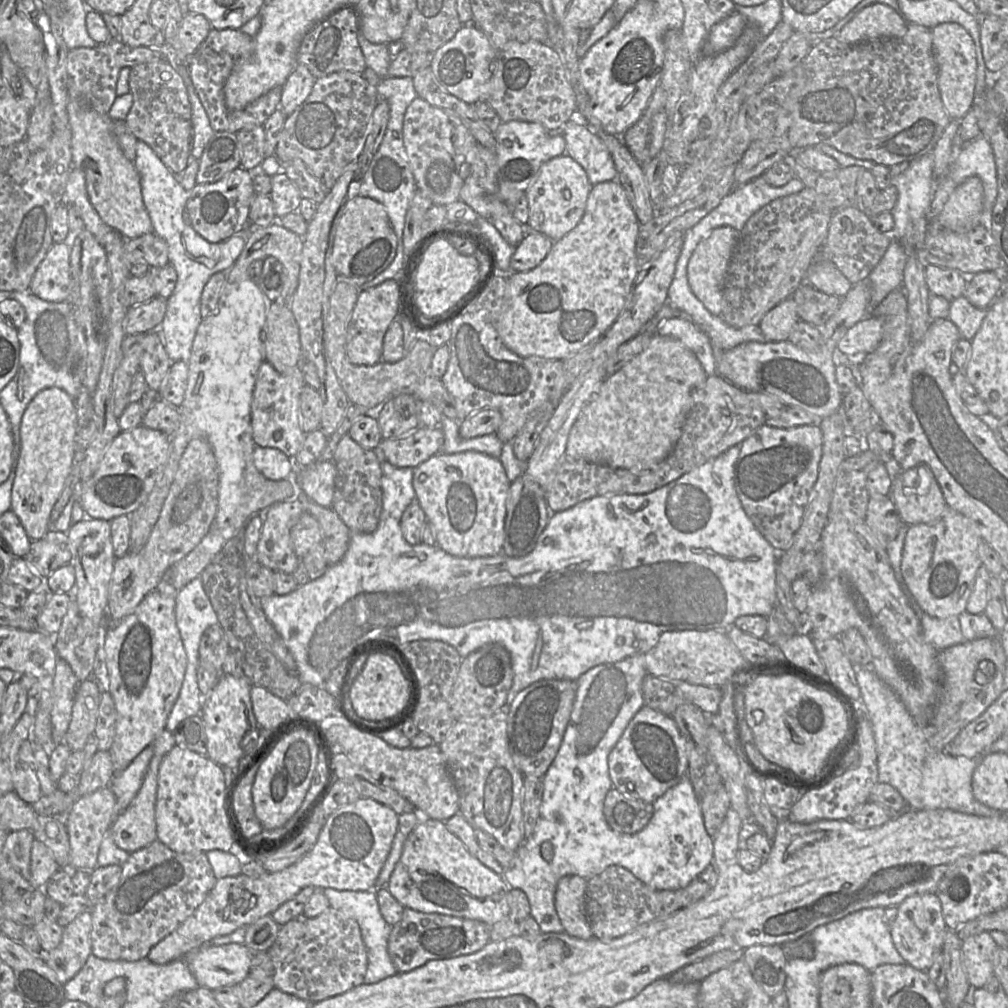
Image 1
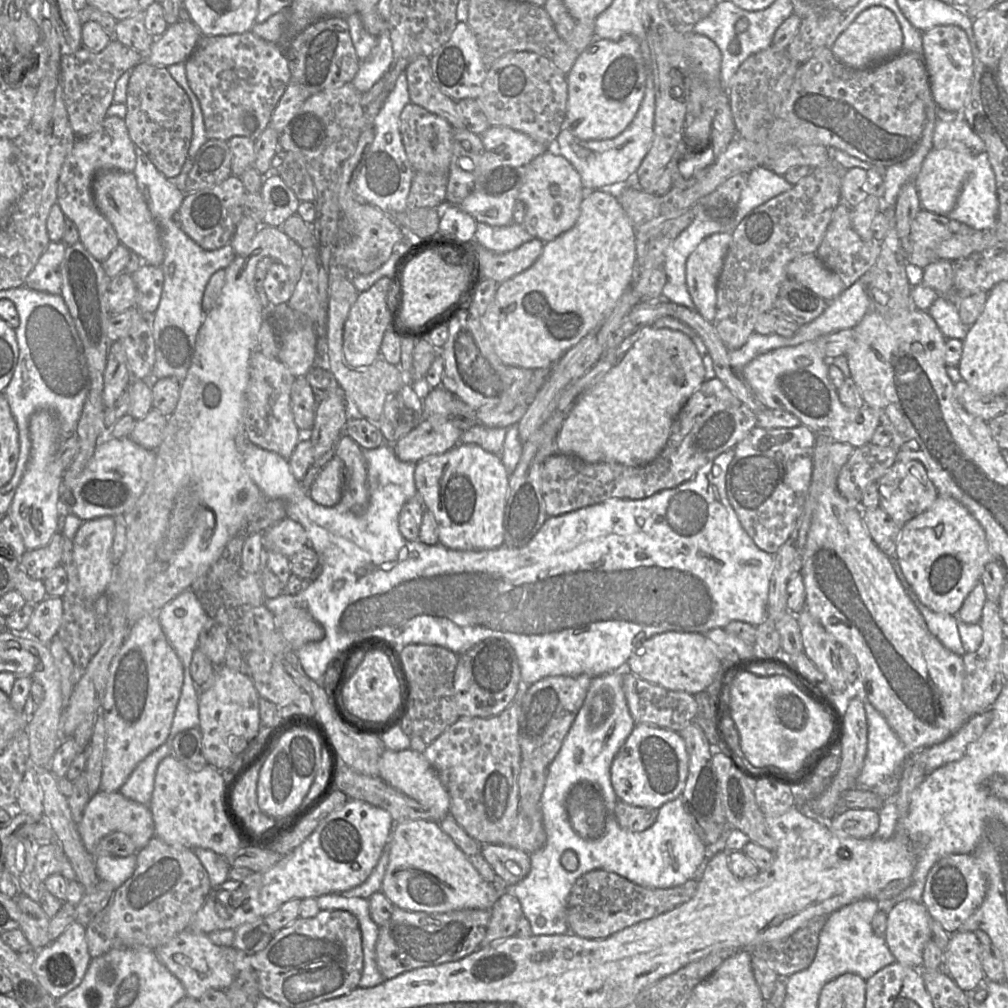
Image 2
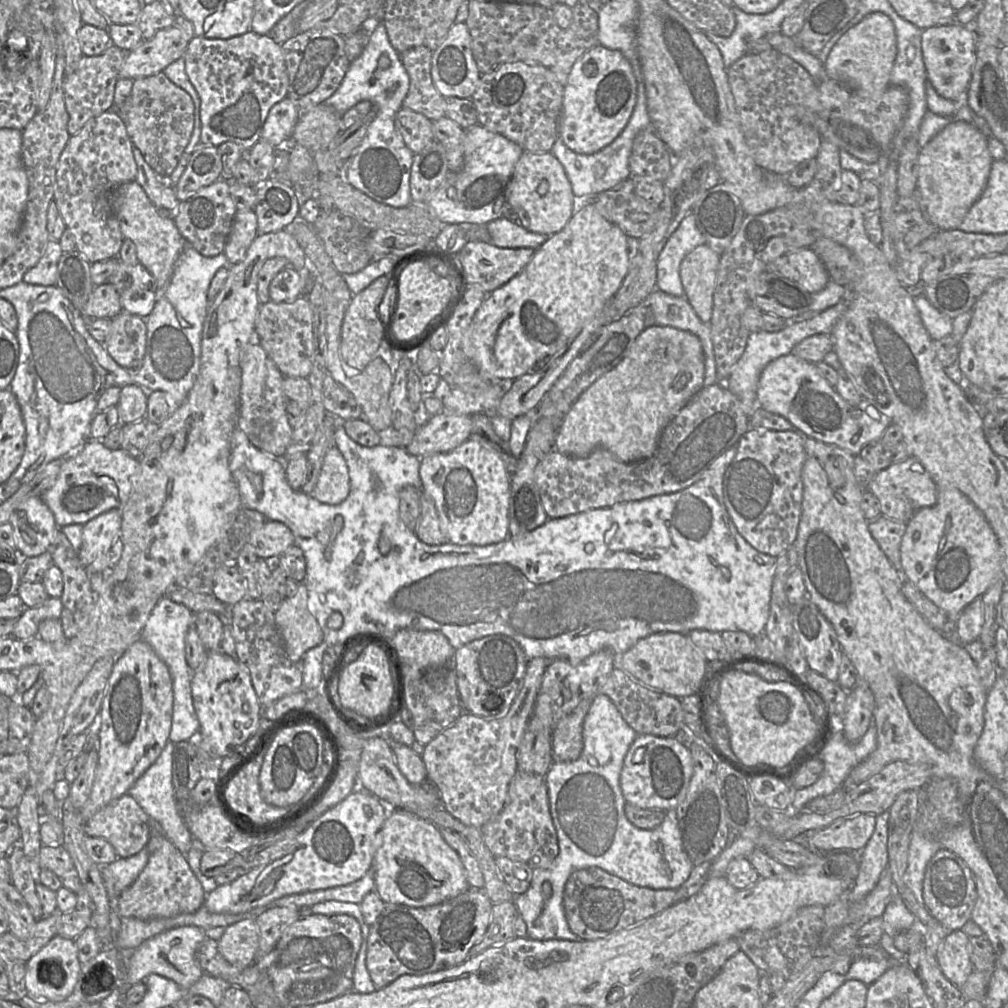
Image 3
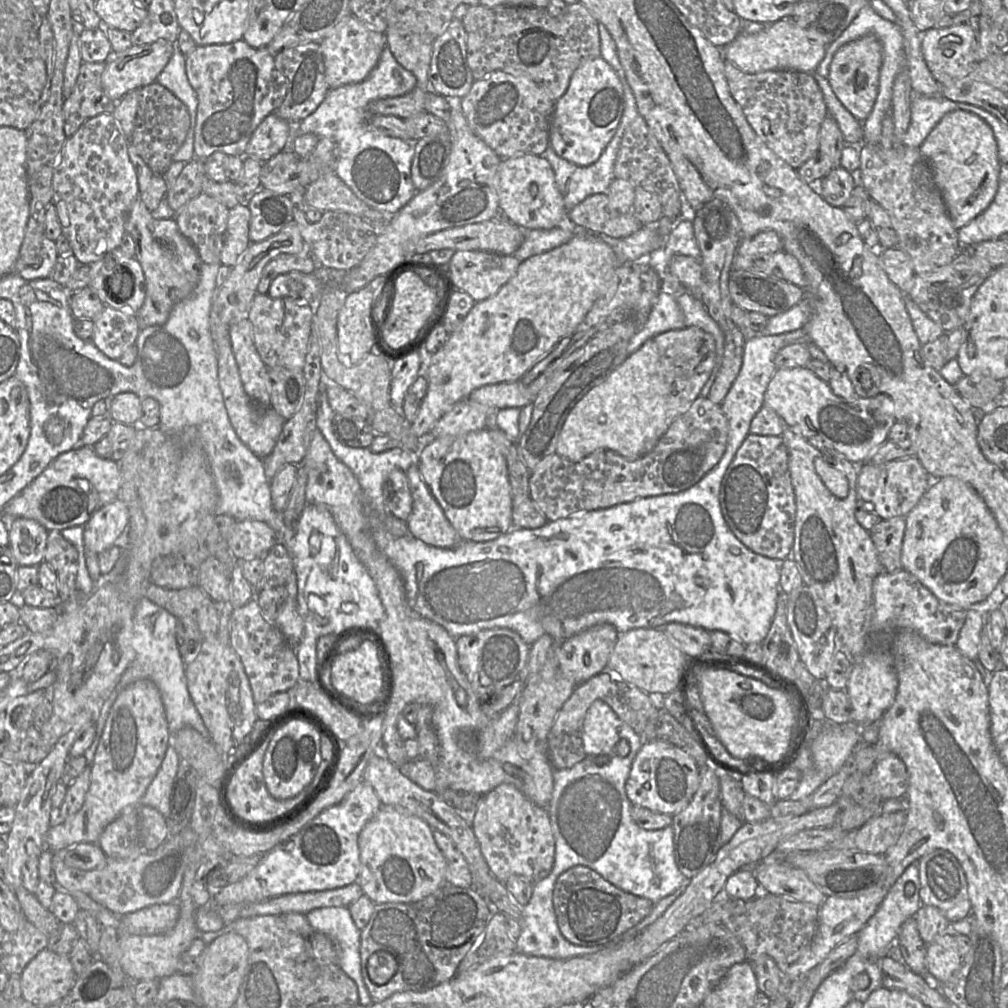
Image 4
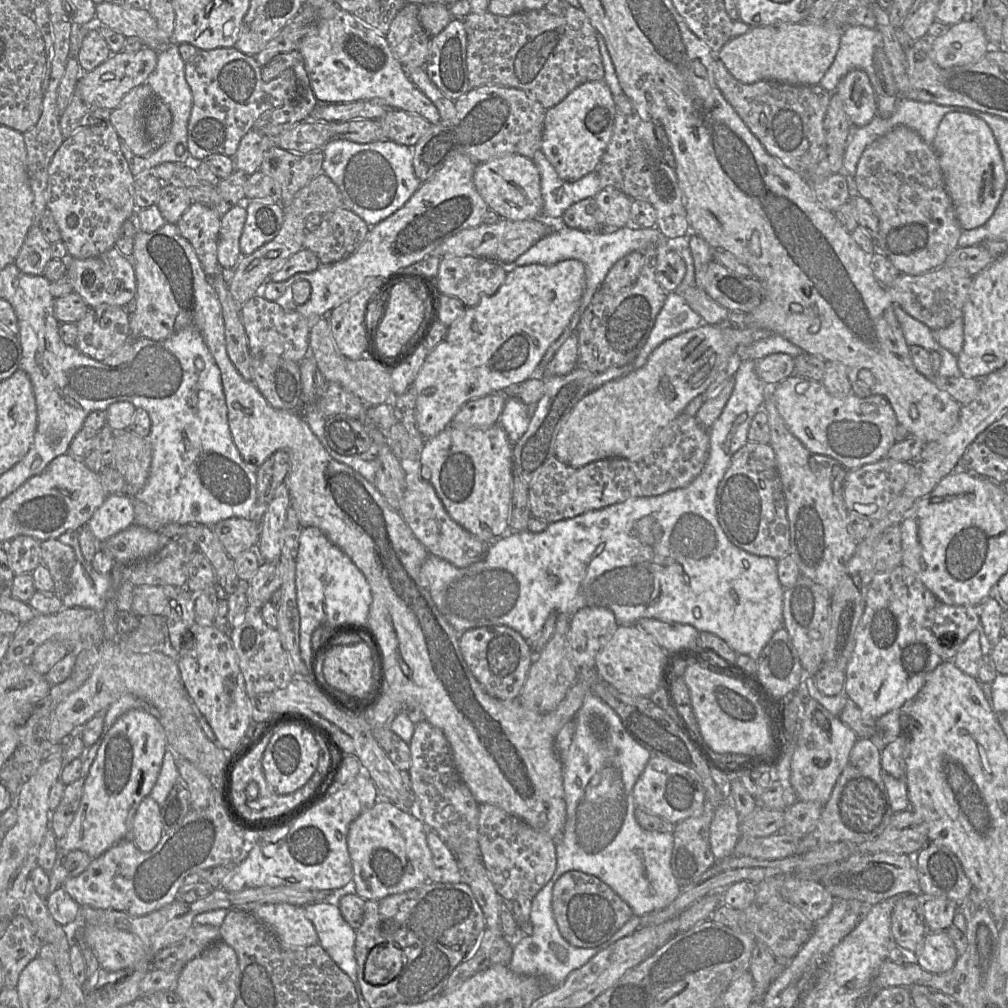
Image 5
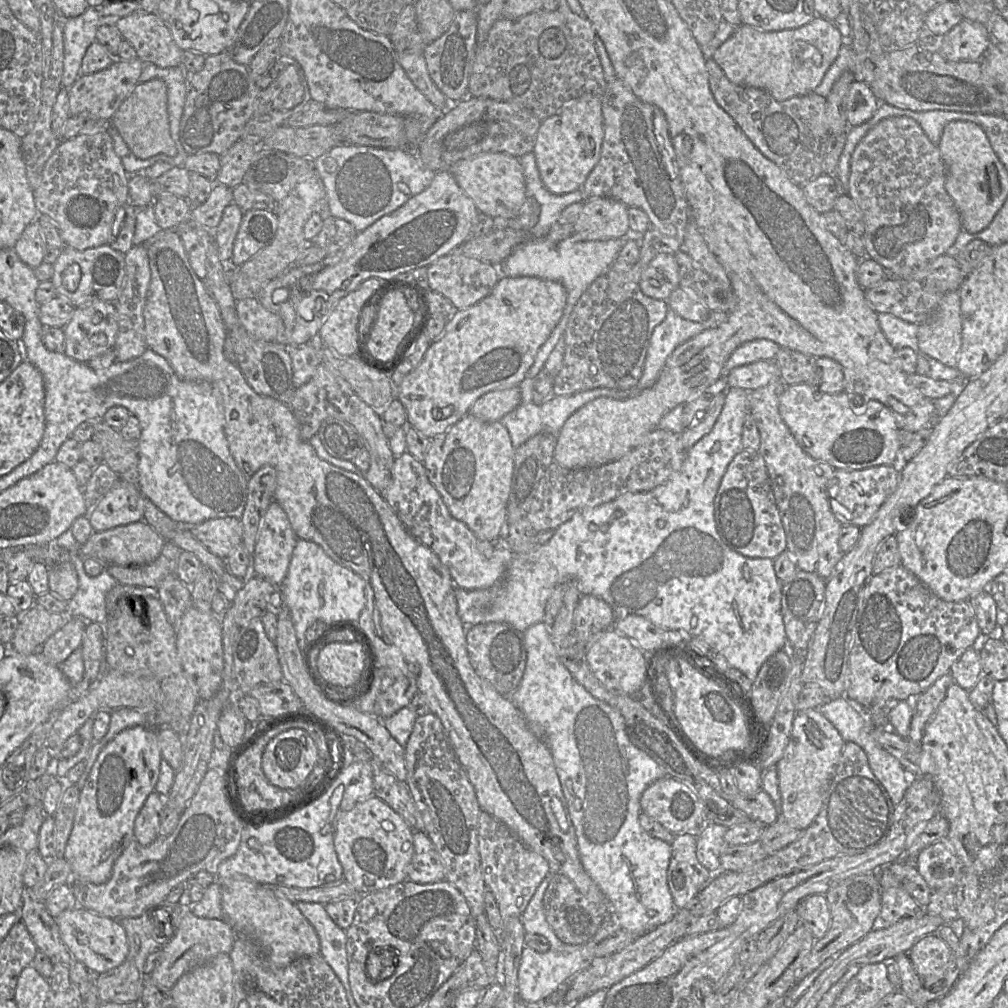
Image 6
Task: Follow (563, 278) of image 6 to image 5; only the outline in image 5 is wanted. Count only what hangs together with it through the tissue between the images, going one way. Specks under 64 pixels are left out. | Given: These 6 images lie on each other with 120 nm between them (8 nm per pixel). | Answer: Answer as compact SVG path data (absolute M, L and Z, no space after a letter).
M628 224L618 229L603 229L600 232L584 232L569 228L565 225L560 225L555 227L553 232L537 241L515 260L515 266L524 266L530 264L553 265L562 260L576 259L581 261L585 266L586 281L580 306L573 314L569 325L546 350L540 362L540 368L546 366L550 362L559 347L565 342L569 335L575 331L581 315L611 267L628 253L644 251L649 246L656 246L657 255L663 253L665 250L668 250L666 249L667 240L668 239L666 239L656 227L641 228Z

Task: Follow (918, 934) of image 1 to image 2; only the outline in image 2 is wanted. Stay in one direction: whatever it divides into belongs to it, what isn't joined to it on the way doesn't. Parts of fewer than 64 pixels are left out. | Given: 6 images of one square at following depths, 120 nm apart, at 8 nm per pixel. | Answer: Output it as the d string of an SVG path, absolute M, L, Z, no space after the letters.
M903 900L889 910L884 939L896 962L922 967L923 949L931 940L930 919L922 902Z

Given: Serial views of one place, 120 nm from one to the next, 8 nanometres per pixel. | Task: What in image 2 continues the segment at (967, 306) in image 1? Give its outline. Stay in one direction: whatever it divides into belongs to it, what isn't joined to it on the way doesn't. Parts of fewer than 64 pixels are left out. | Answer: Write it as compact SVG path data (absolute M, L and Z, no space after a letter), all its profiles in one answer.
M938 297L927 313L934 319L945 338L963 339L968 332L968 326L964 325L959 316L958 308L944 297Z

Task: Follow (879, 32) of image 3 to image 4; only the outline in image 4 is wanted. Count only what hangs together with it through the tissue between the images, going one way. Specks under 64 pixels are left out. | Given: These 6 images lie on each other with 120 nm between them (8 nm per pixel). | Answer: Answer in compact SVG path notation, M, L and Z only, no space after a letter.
M873 34L841 46L834 54L829 66L828 81L843 106L859 121L870 115L878 94L882 44Z

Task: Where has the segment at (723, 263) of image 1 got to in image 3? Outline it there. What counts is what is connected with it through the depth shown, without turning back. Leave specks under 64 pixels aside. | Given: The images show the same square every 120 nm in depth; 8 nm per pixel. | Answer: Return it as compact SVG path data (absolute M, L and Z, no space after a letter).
M703 244L688 253L680 265L685 297L699 319L706 324L710 323L713 314L719 264L720 254Z

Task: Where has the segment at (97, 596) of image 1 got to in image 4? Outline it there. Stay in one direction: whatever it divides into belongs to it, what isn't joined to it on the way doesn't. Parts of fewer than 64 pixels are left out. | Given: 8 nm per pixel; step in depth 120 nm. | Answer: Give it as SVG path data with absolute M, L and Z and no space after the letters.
M116 498L106 504L86 522L84 546L96 554L121 542L129 524L129 511L126 503Z

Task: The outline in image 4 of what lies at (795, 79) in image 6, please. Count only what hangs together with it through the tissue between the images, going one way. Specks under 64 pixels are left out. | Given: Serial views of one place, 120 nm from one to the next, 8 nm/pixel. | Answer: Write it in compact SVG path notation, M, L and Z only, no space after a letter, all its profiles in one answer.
M781 19L755 34L739 33L722 49L723 58L747 74L771 70L794 70L814 73L825 56L826 45L811 36L807 28L795 25L790 19Z

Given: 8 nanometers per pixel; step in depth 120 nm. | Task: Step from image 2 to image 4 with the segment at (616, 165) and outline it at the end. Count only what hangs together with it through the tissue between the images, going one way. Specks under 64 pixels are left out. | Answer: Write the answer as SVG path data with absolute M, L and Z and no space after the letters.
M623 83L624 98L626 100L626 108L623 111L619 126L617 127L616 133L613 135L612 139L601 153L599 159L589 166L578 166L575 165L560 156L558 156L550 145L546 150L540 155L543 156L551 165L556 185L559 192L561 193L564 201L564 206L567 211L572 209L577 204L581 203L585 198L597 193L606 193L610 183L615 179L614 176L614 164L616 161L617 153L620 147L620 143L623 134L629 124L638 116L638 110L636 106L636 101L634 94L628 83Z

